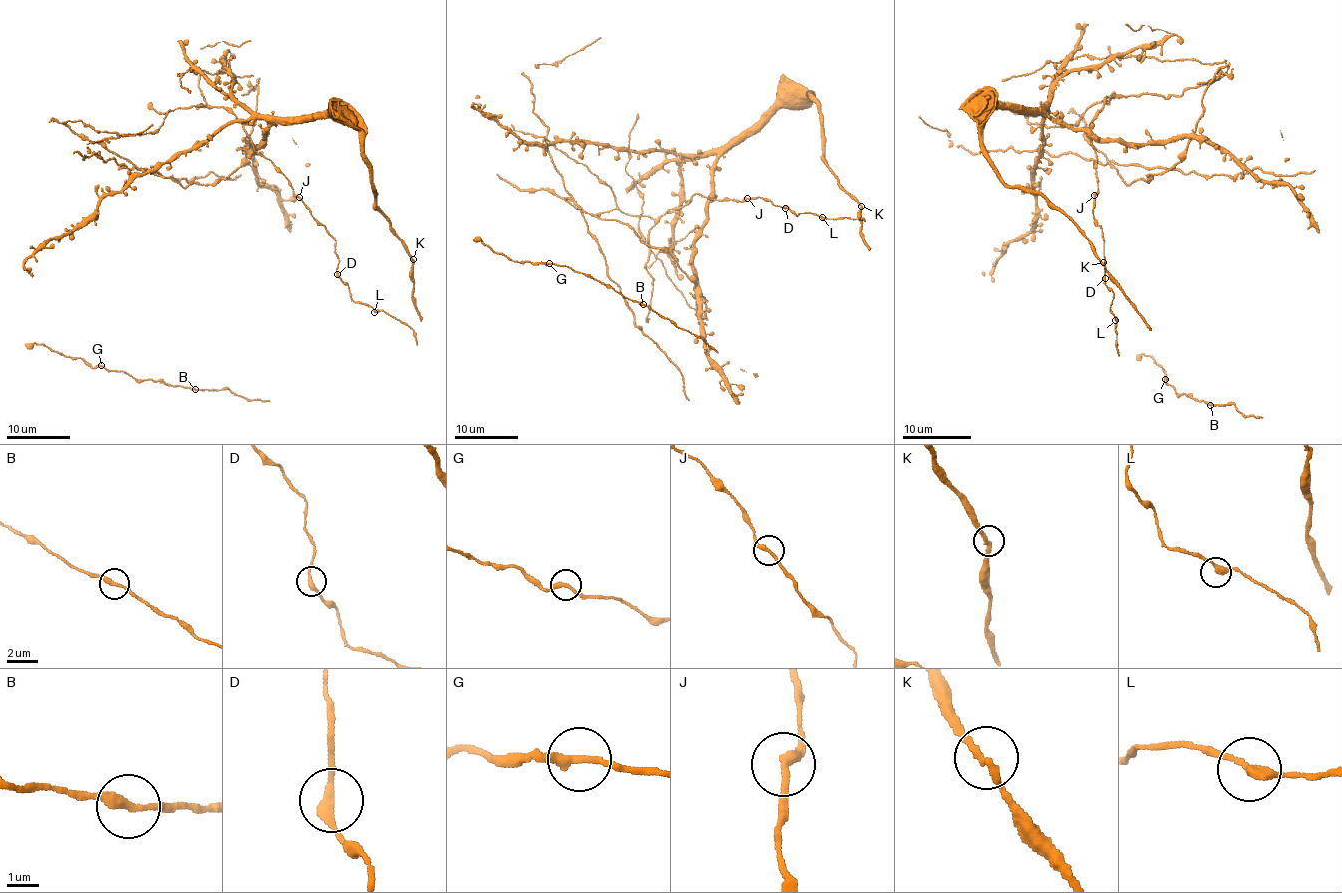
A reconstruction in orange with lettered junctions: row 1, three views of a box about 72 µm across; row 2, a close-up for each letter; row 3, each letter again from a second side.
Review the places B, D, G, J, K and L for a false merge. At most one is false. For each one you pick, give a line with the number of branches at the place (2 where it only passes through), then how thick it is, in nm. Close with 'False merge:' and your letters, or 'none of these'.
J: 2 | 280 nm
False merge: J

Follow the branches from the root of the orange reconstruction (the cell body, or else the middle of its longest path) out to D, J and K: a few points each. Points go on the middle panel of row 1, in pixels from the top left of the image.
D: (671, 152), (717, 156), (712, 173), (712, 194), (708, 198), (703, 197), (738, 201), (762, 197), (785, 208)
J: (671, 152), (716, 154), (712, 194), (708, 198), (703, 197), (738, 201), (747, 198)
K: (671, 152), (724, 152), (779, 106), (793, 106), (808, 95), (817, 105), (822, 119), (825, 165), (861, 206)

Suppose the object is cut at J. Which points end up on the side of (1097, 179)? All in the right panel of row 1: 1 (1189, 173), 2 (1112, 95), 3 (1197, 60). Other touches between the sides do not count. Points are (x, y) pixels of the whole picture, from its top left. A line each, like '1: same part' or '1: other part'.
1: same part
2: same part
3: same part

